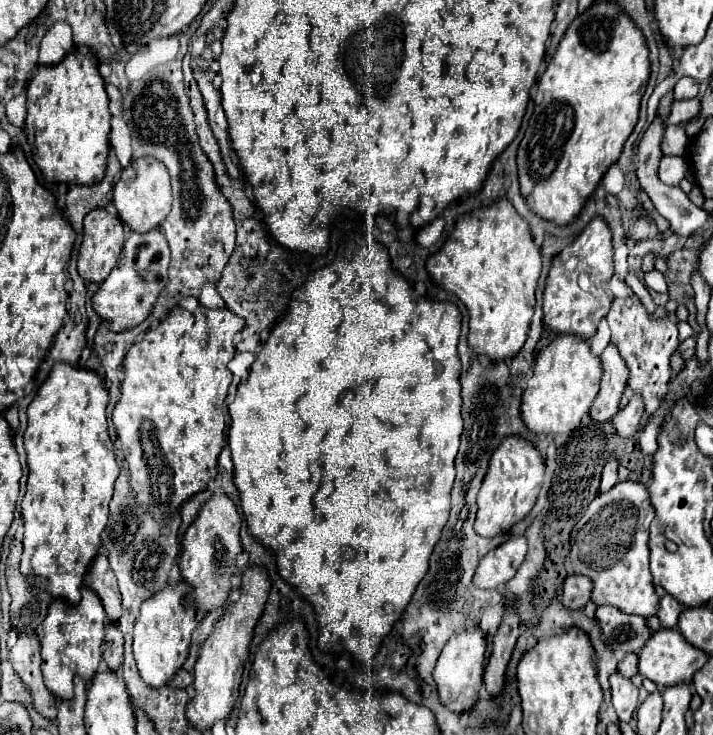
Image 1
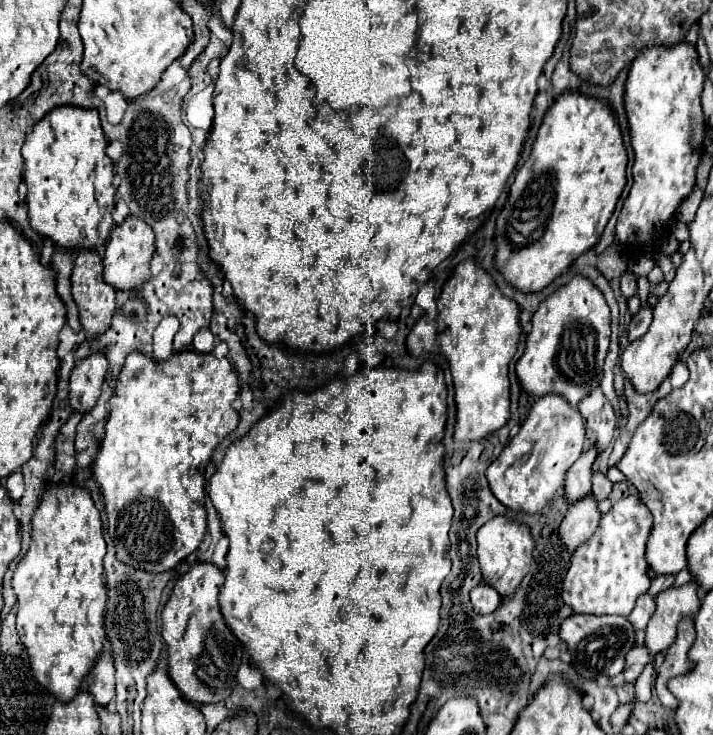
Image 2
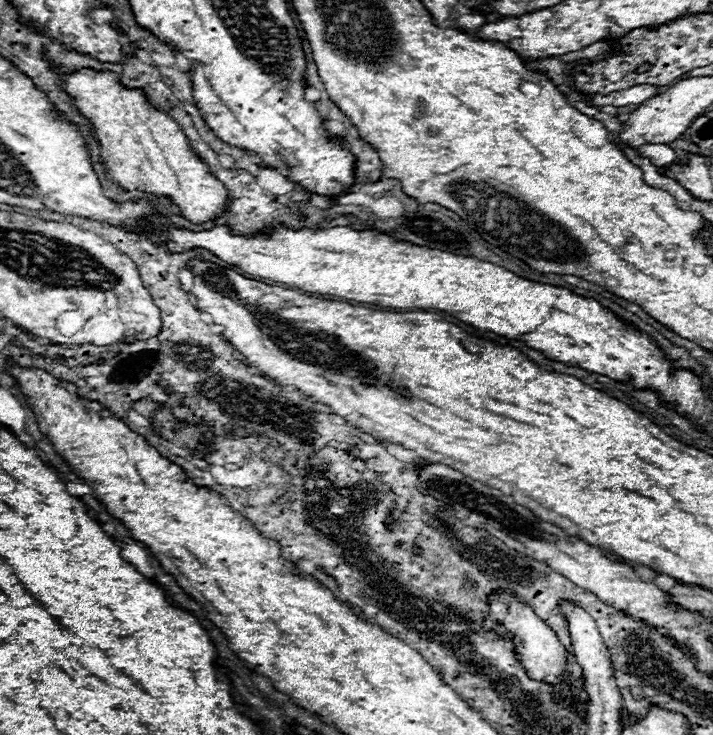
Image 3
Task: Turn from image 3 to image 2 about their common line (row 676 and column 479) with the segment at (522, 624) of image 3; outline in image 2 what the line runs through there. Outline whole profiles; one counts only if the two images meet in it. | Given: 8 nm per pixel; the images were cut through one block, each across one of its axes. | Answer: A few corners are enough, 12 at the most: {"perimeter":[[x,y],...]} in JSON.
{"perimeter":[[496,516],[478,530],[482,580],[512,598],[530,570],[526,524]]}

